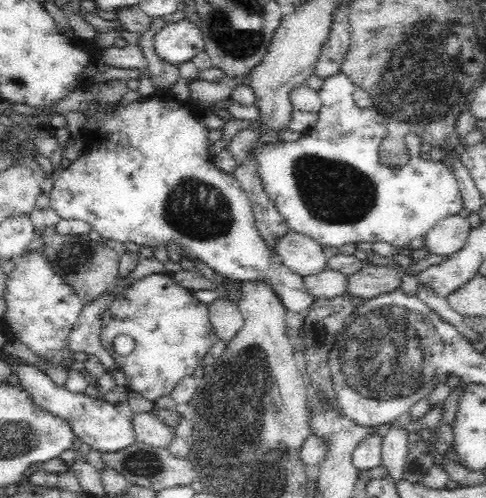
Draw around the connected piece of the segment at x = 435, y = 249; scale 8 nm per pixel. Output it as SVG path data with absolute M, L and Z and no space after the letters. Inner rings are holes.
M460 215L446 216L439 220L425 234L425 248L430 254L438 254L448 257L462 250L470 234L470 223L468 218Z

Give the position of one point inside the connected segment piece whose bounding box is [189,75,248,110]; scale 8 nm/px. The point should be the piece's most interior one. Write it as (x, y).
(203, 93)

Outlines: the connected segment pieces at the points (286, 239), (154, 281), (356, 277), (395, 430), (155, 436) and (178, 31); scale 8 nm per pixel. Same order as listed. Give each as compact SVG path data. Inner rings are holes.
M289 231L286 236L282 236L276 242L276 258L284 266L300 277L312 277L313 275L320 274L326 271L328 255L322 251L322 245L318 244L313 238L305 234Z
M150 274L118 293L114 304L102 318L99 340L104 351L112 356L115 367L125 374L129 390L139 392L153 402L170 394L186 374L198 374L207 367L210 362L209 350L219 340L214 327L210 325L208 306L199 302L192 293L169 276ZM120 335L134 339L134 350L128 356L119 356L114 350L114 339Z
M365 263L359 272L349 275L347 293L368 301L382 294L394 293L400 288L402 279L408 275L401 266L388 267Z
M392 427L383 436L381 448L381 466L386 468L388 476L394 482L404 479L408 444L408 432L400 427Z
M151 413L134 414L131 420L135 440L139 443L168 449L171 440L176 436L174 430L162 425Z
M187 18L180 22L166 23L154 35L153 43L157 56L177 67L205 50L201 30Z

